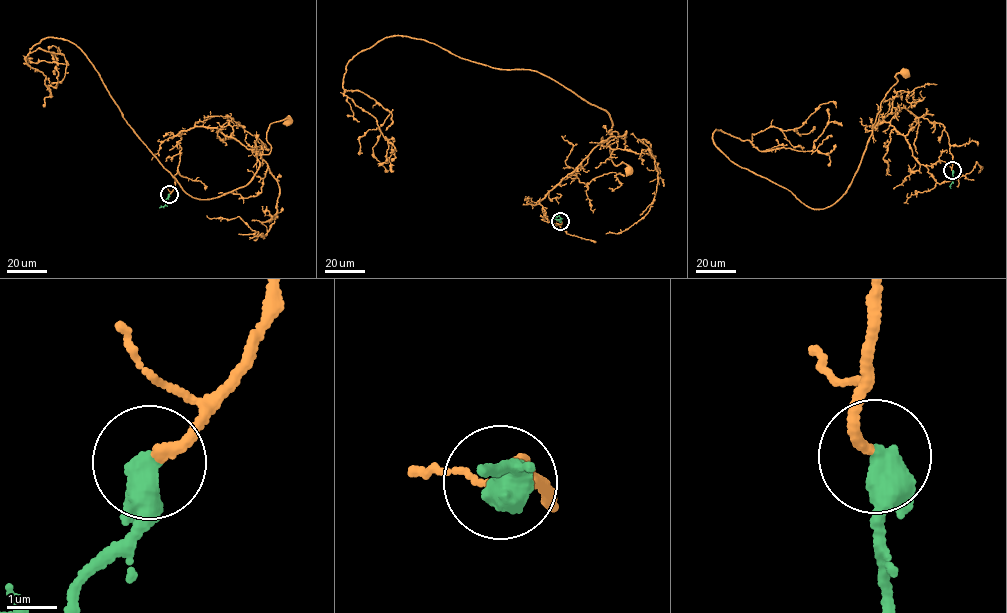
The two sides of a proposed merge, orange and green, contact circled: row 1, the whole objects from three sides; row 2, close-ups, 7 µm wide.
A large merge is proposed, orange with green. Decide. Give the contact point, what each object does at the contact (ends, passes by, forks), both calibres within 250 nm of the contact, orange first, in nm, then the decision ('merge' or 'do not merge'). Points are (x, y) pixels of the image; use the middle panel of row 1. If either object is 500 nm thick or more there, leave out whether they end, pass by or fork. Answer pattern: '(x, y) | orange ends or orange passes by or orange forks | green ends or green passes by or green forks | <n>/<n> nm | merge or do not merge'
(560, 221) | orange ends | green passes by | 220/440 nm | merge

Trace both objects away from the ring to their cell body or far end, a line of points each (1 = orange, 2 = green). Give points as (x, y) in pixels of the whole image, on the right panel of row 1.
1: (952, 170), (952, 155), (942, 124), (898, 106), (873, 125), (881, 101), (897, 81), (895, 76), (904, 71)
2: (952, 170), (950, 188)

